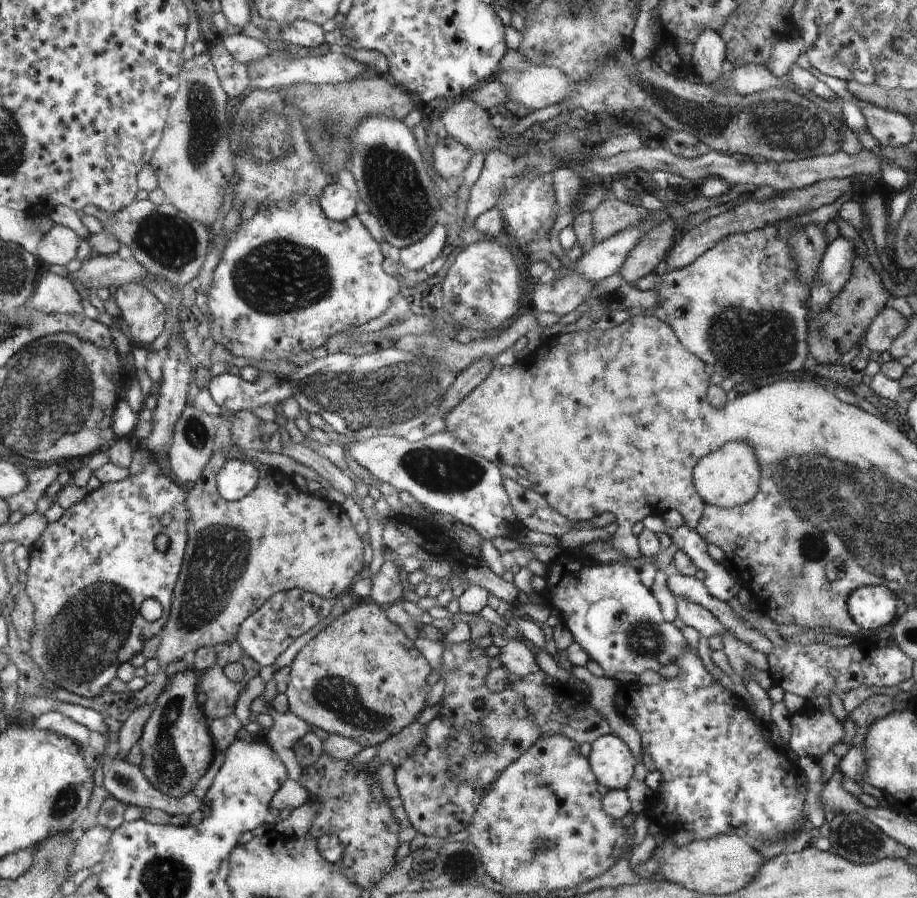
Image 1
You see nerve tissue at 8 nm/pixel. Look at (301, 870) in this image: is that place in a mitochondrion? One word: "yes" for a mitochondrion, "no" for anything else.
no

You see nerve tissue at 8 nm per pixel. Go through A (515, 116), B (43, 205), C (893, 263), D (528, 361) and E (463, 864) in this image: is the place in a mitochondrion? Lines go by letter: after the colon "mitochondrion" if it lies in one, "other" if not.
A: other
B: other
C: other
D: other
E: mitochondrion

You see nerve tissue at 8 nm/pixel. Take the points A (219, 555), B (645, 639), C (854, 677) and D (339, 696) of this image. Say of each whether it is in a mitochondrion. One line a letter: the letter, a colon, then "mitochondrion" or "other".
A: mitochondrion
B: mitochondrion
C: other
D: mitochondrion

